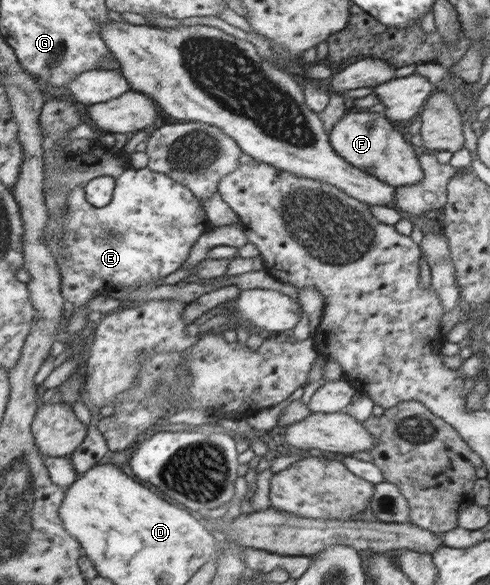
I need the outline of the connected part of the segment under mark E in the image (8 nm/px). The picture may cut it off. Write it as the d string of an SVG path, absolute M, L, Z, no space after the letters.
M128 168L114 179L113 199L103 207L95 207L87 201L85 185L77 187L68 195L64 207L66 230L62 240L50 243L52 253L58 257L62 274L62 296L73 304L74 312L83 308L95 293L104 295L116 287L128 287L157 281L173 273L189 255L189 249L197 238L207 230L206 213L198 197L180 182L155 173L149 169Z

